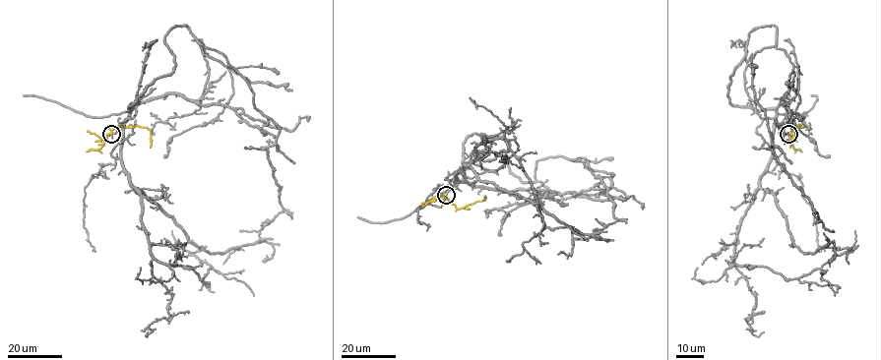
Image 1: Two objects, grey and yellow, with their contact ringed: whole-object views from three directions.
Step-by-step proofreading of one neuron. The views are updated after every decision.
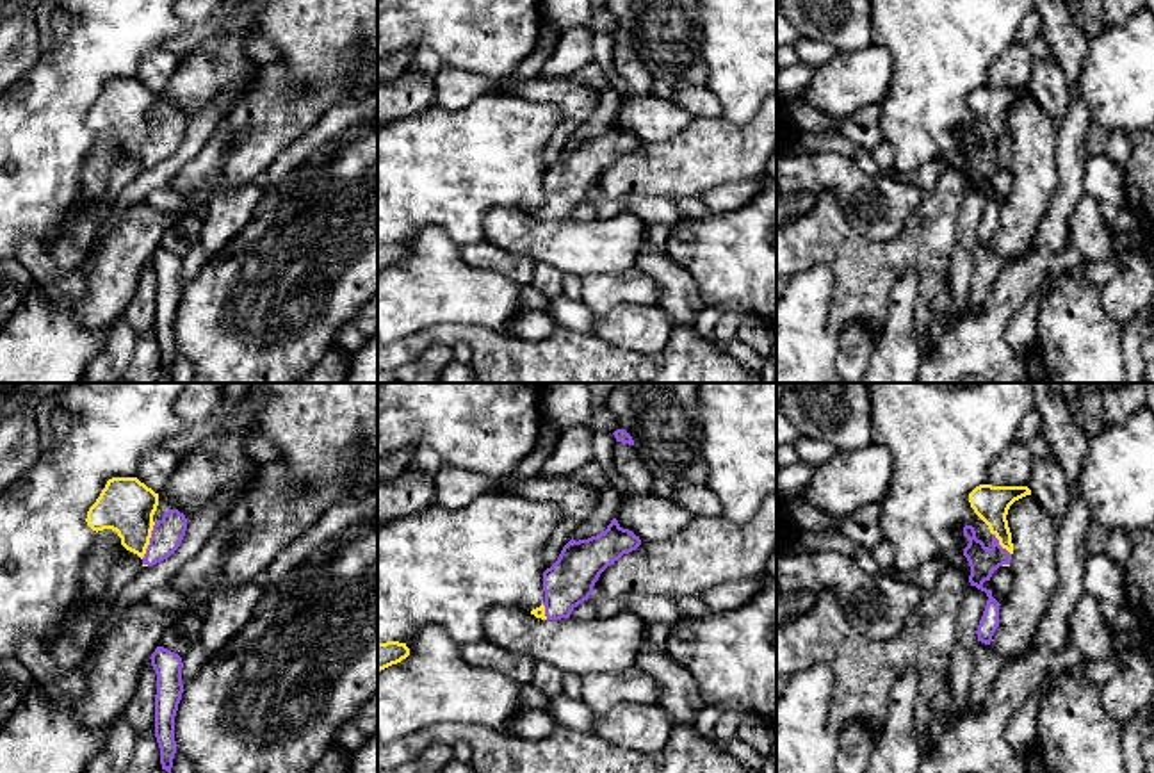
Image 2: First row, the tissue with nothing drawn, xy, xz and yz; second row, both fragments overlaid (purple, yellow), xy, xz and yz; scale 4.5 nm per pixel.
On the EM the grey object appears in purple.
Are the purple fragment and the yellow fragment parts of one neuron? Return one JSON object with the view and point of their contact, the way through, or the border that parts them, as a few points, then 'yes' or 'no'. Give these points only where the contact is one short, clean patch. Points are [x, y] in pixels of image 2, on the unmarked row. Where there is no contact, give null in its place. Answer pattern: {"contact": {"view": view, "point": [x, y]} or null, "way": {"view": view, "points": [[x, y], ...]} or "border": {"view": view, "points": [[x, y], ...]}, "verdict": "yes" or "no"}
{"contact": {"view": "xy", "point": [150, 141]}, "way": {"view": "xy", "points": [[168, 134], [159, 141], [150, 141], [134, 125], [127, 107]]}, "verdict": "yes"}

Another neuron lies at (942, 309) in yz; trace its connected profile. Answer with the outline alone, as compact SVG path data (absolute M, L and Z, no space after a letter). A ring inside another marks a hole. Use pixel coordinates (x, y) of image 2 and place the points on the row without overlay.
M947 281L939 289L935 301L931 305L931 315L940 321L946 330L956 326L962 317L955 313L955 303L947 287Z

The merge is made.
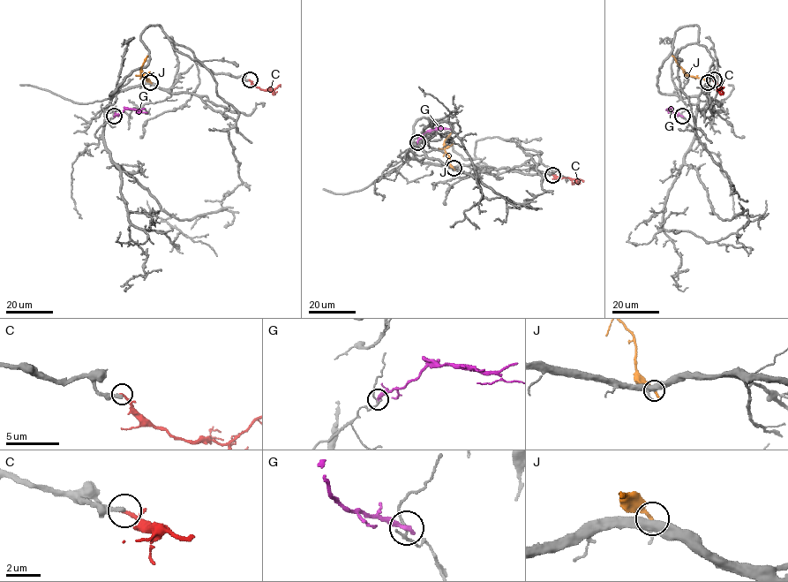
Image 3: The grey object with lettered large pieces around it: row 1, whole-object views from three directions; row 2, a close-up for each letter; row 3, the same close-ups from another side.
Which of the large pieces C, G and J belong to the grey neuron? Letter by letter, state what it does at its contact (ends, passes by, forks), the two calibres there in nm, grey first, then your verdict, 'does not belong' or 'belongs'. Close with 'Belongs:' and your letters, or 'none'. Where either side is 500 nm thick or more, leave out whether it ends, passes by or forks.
C: it ends; calibres 300 and 240 nm; does not belong
G: it ends; calibres 120 and 360 nm; does not belong
J: it ends; calibres 400 and 280 nm; does not belong
Belongs: none

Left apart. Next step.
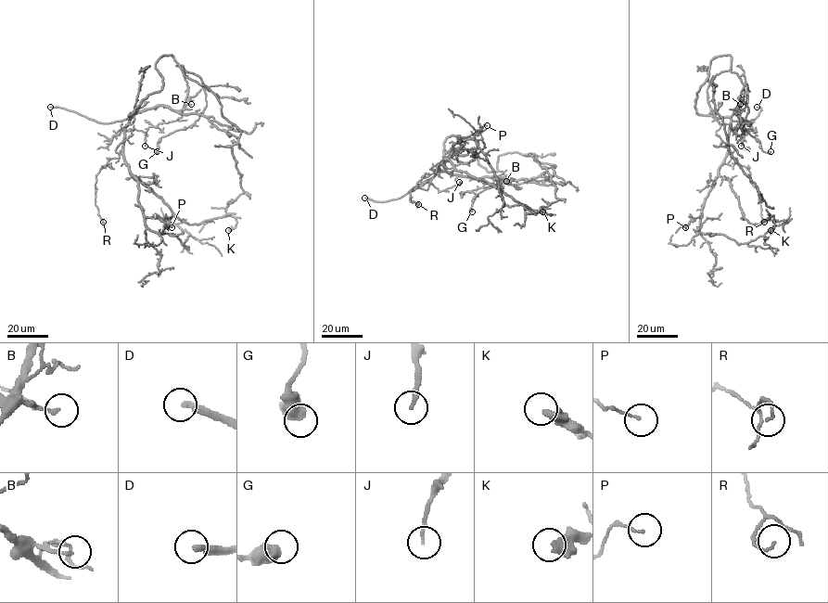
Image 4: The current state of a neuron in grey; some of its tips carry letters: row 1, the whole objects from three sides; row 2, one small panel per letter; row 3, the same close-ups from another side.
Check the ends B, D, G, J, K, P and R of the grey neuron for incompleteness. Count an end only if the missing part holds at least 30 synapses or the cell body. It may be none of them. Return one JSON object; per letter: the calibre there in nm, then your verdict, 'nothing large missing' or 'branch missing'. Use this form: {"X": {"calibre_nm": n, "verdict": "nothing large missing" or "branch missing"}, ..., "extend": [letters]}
{"B": {"calibre_nm": 140, "verdict": "nothing large missing"}, "D": {"calibre_nm": 280, "verdict": "branch missing"}, "G": {"calibre_nm": 600, "verdict": "nothing large missing"}, "J": {"calibre_nm": 160, "verdict": "nothing large missing"}, "K": {"calibre_nm": 320, "verdict": "nothing large missing"}, "P": {"calibre_nm": 100, "verdict": "nothing large missing"}, "R": {"calibre_nm": 110, "verdict": "nothing large missing"}, "extend": ["D"]}

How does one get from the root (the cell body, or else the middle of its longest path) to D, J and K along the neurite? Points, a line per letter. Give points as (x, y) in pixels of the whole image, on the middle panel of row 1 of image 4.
D: (459, 137), (451, 135), (446, 139), (443, 171), (398, 198), (376, 201), (364, 198)
J: (459, 137), (451, 135), (446, 139), (444, 171), (436, 174), (430, 183), (441, 191), (458, 186), (459, 182)
K: (459, 137), (446, 139), (444, 171), (438, 169), (448, 160), (457, 171), (542, 211)

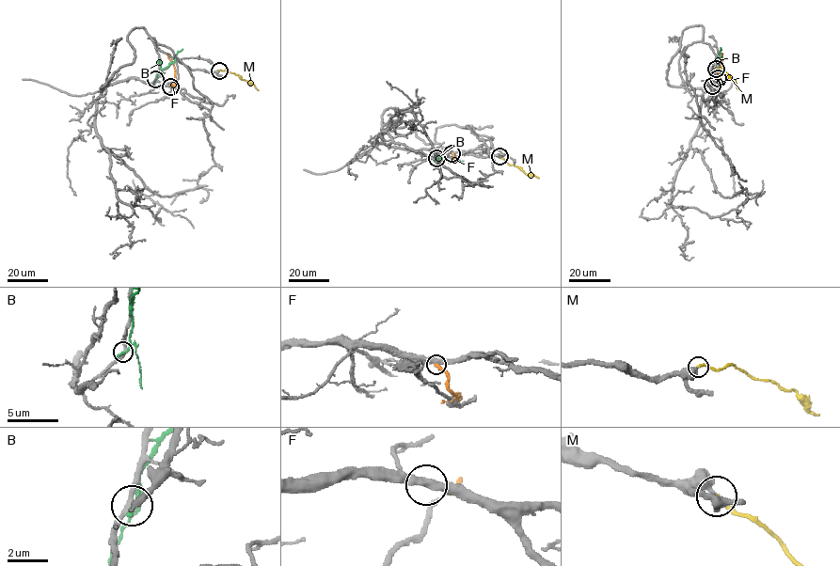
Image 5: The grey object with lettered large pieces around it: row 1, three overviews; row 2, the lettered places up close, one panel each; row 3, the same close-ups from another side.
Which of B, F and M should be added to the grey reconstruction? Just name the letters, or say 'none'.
M

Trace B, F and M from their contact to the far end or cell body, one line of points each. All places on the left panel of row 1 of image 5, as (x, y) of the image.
B: (155, 79), (182, 49)
F: (170, 86), (174, 84), (175, 68), (168, 56), (170, 55)
M: (219, 70), (238, 74), (259, 90)

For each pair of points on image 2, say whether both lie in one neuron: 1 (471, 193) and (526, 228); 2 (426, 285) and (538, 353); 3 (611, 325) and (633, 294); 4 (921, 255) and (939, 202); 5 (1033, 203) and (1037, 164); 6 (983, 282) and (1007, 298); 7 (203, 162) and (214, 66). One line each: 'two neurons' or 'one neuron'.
1: two neurons
2: two neurons
3: two neurons
4: one neuron
5: one neuron
6: two neurons
7: two neurons

